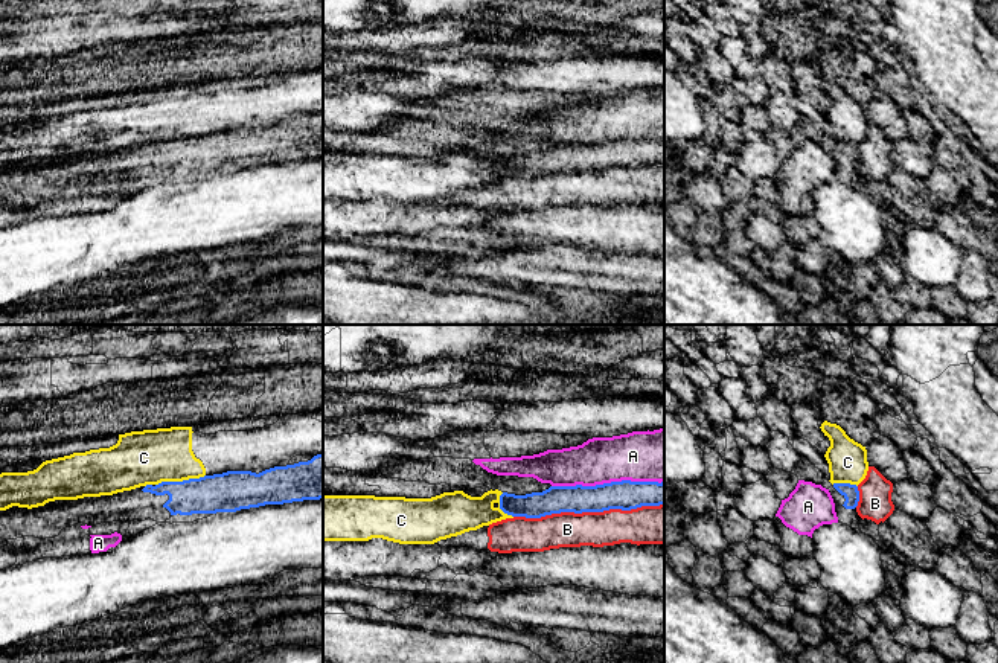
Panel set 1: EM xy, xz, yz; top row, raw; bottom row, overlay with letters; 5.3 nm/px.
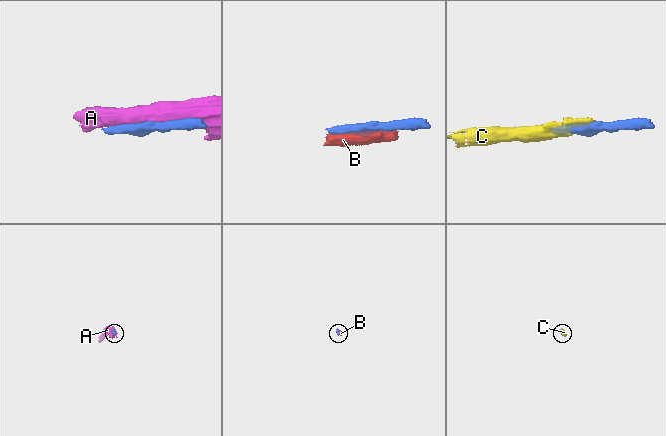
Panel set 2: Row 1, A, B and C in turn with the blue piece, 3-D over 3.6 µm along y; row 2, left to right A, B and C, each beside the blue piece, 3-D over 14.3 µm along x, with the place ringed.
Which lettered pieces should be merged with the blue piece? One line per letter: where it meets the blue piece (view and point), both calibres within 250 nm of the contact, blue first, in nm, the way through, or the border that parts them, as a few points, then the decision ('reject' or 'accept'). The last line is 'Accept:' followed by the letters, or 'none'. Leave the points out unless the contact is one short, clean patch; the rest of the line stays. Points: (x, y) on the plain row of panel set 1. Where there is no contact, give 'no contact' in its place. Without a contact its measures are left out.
A: meets blue in xz at (607, 142); 150 nm thick on the blue side, 280 nm on the other; reject
B: meets blue in xz at (588, 169); 150 nm thick on the blue side, 190 nm on the other; reject
C: meets blue in xy at (180, 140); 200 nm thick on the blue side, 280 nm on the other; reject
Accept: none

